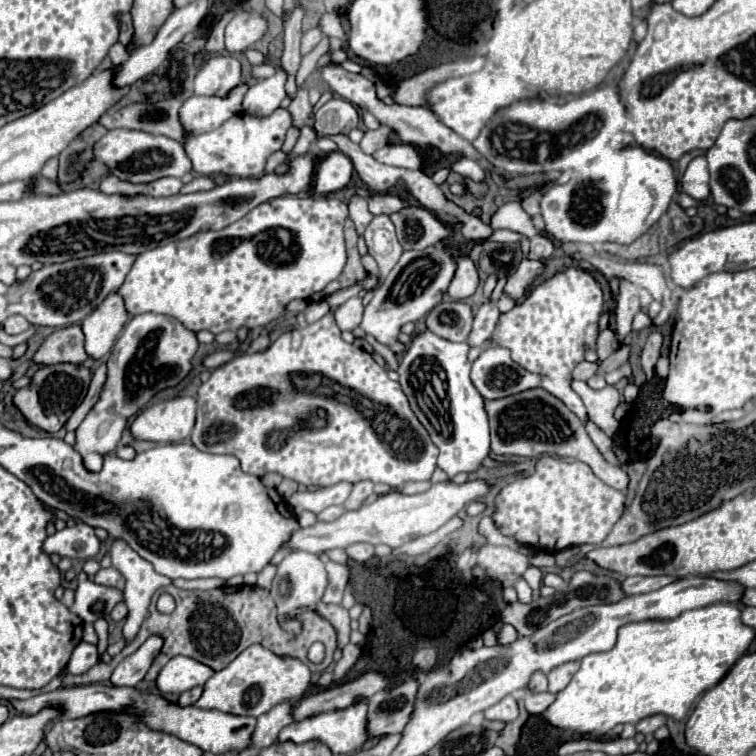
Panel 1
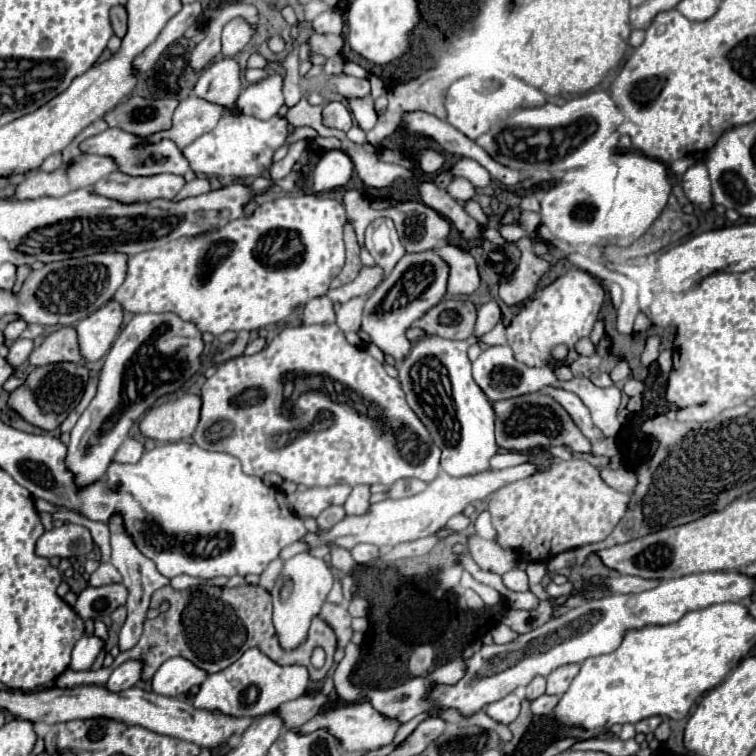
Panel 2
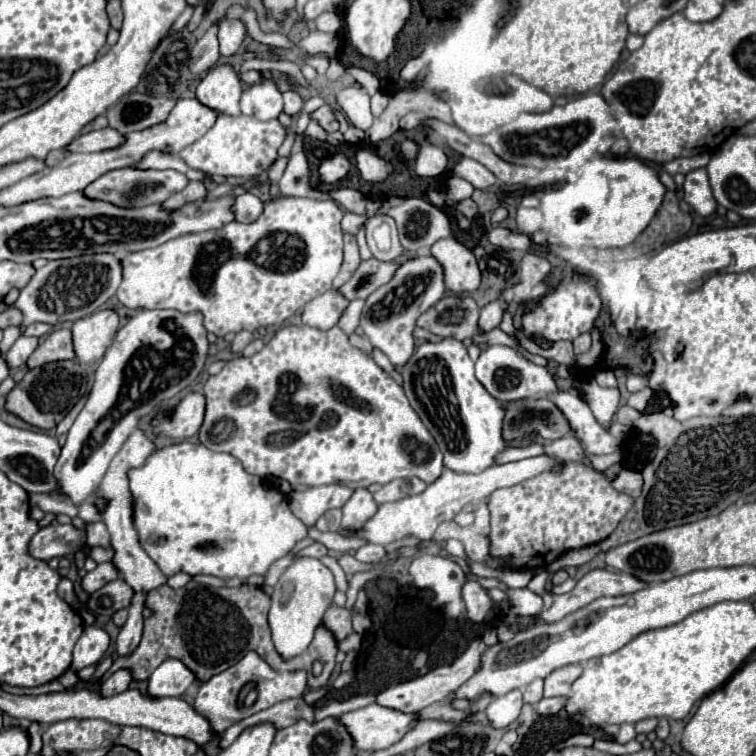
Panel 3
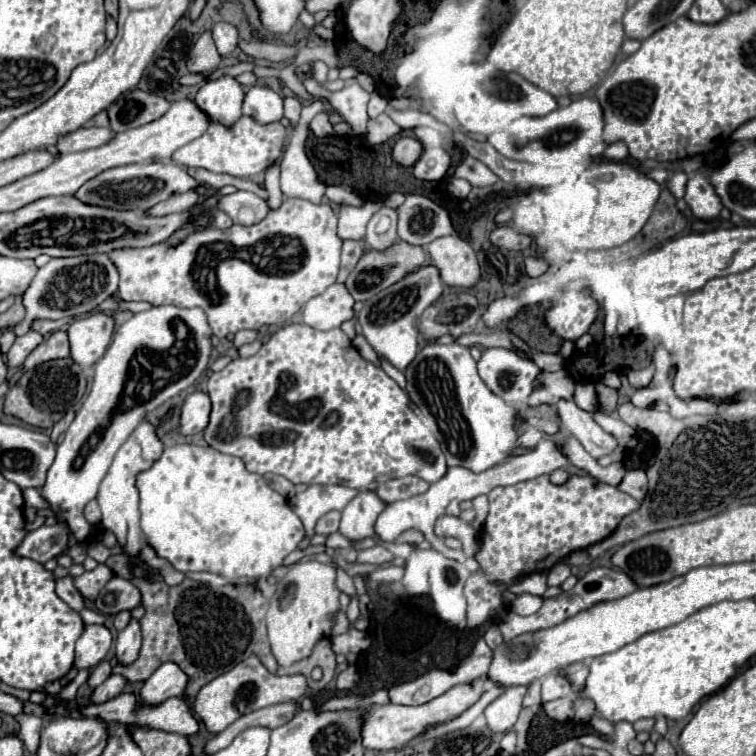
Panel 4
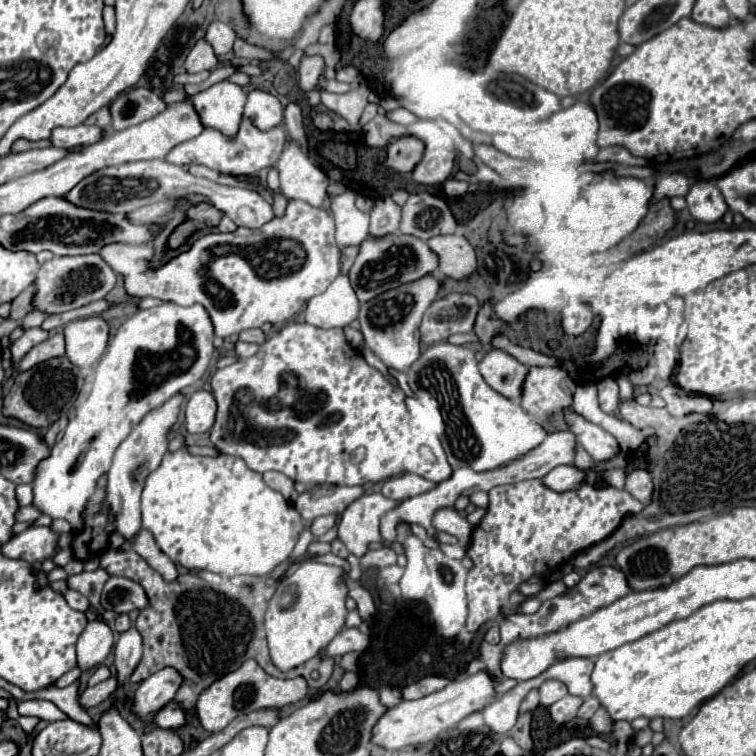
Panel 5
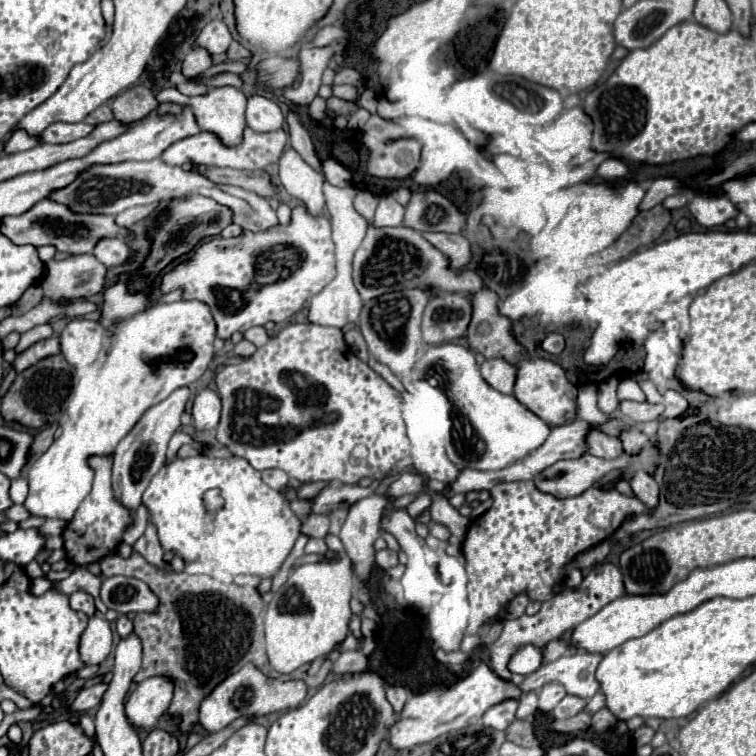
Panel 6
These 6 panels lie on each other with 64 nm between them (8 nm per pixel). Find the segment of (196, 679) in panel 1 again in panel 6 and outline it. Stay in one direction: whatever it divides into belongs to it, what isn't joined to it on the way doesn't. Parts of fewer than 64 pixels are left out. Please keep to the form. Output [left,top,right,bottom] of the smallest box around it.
[126,676,174,728]

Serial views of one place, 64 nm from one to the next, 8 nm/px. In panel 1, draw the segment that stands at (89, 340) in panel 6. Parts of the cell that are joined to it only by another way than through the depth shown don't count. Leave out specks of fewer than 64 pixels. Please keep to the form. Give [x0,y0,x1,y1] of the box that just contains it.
[82,292,128,360]

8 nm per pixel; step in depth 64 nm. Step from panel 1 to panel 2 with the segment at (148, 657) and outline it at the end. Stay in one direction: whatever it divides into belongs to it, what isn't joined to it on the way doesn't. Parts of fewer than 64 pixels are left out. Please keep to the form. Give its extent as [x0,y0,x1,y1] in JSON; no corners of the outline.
[106,660,144,692]

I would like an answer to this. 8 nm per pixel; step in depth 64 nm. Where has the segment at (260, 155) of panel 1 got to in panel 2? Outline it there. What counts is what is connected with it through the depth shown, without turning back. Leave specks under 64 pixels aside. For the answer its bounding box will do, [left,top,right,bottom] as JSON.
[182,112,288,178]

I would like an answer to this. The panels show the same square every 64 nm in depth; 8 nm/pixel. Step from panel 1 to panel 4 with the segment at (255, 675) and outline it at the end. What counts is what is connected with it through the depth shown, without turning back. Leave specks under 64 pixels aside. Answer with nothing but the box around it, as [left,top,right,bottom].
[194,654,306,734]

